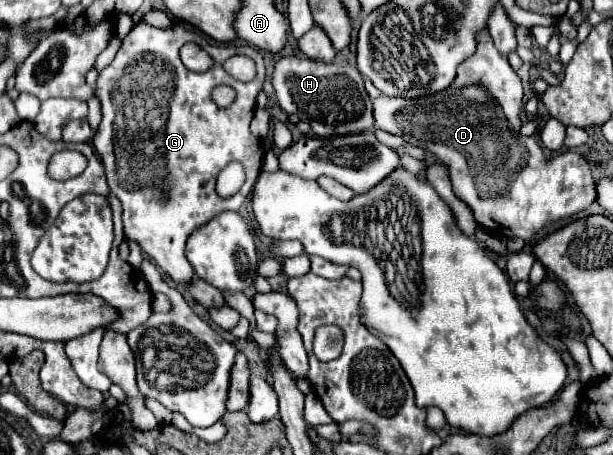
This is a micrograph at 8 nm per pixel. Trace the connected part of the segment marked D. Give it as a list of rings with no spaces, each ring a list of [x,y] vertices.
[[[487,27],[479,31],[475,39],[479,39],[475,53],[459,65],[457,77],[447,89],[419,99],[395,99],[387,95],[377,97],[373,101],[375,125],[437,155],[437,159],[449,167],[455,195],[471,207],[477,223],[491,235],[535,241],[545,227],[587,209],[595,199],[595,181],[589,163],[579,153],[567,151],[547,159],[533,137],[519,135],[519,111],[523,105],[521,79],[511,69],[507,57],[495,49]]]

